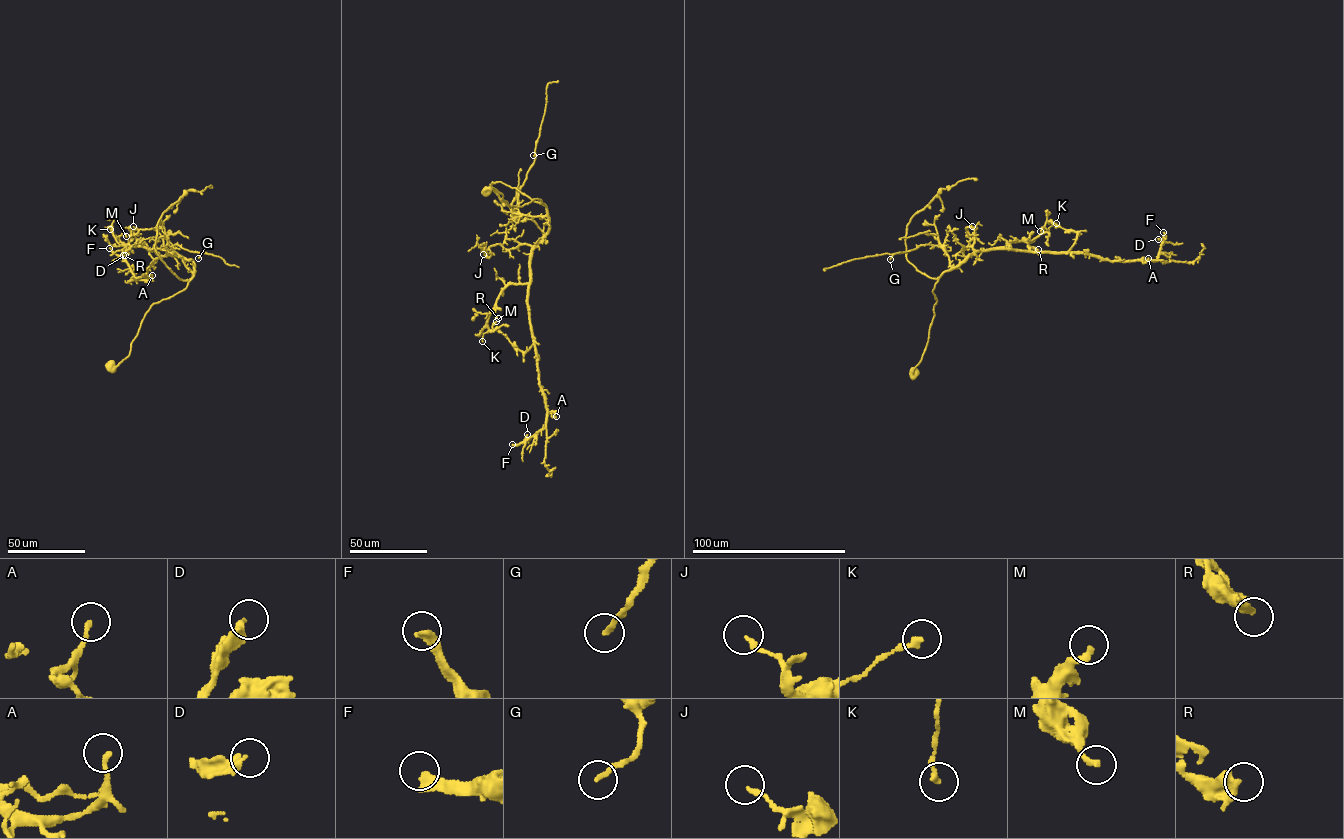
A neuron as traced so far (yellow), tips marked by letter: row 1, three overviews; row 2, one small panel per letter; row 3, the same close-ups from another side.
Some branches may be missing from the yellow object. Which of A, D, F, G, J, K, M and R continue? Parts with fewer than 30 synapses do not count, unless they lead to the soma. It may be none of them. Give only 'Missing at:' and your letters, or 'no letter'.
Missing at: F

